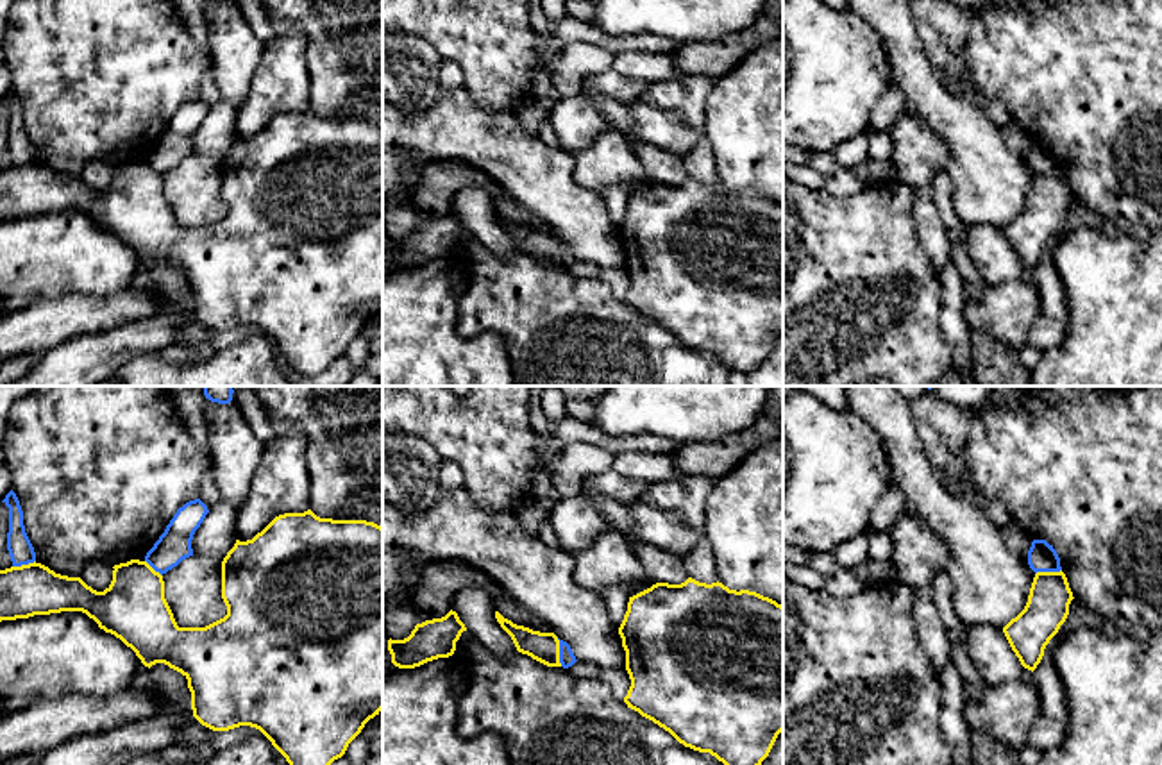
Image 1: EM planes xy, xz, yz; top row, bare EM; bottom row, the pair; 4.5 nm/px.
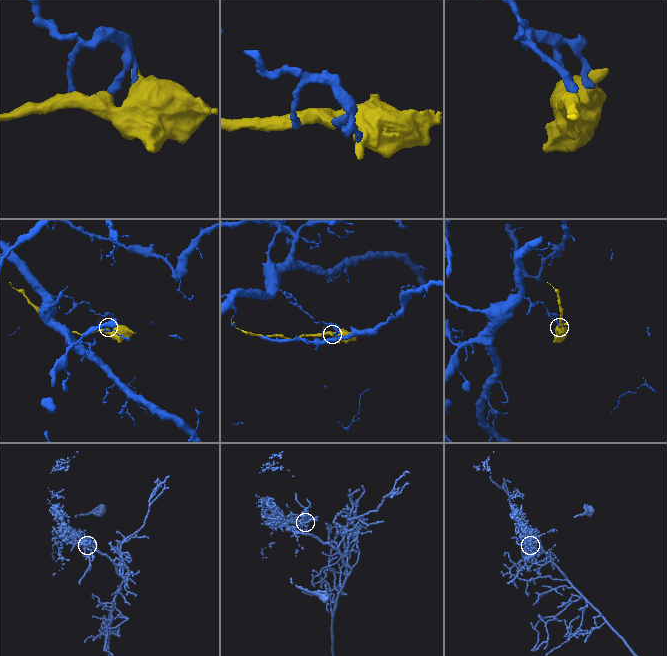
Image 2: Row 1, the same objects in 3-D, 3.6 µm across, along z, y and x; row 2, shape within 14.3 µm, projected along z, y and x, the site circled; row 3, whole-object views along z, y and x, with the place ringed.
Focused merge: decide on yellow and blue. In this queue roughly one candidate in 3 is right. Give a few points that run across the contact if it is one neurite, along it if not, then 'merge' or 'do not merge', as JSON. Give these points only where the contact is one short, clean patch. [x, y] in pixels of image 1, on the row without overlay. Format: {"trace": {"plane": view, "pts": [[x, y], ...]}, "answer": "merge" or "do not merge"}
{"answer": "do not merge"}

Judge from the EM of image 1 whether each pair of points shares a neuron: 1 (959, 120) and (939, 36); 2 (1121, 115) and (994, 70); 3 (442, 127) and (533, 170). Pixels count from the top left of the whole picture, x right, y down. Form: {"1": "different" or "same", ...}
{"1": "different", "2": "same", "3": "same"}

